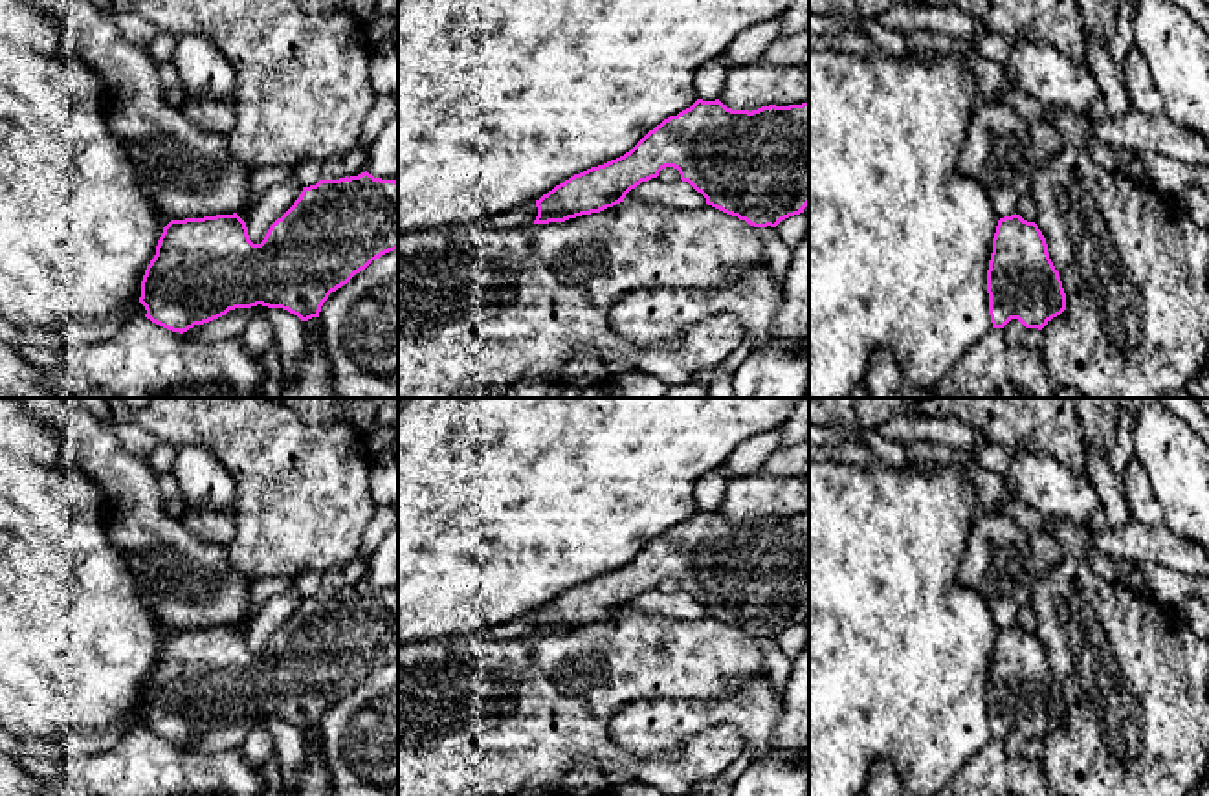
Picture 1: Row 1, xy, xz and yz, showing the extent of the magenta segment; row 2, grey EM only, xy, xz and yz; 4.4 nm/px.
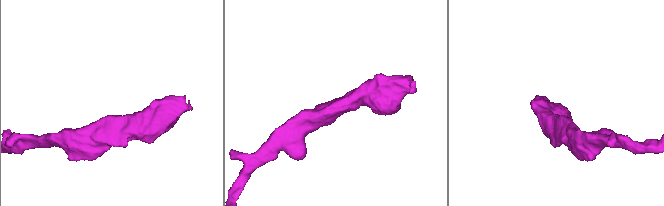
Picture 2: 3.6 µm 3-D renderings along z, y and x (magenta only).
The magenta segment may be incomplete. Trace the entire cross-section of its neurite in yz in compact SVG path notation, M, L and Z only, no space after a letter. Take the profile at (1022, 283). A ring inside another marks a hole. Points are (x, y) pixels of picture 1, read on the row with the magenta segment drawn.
M1016 213L998 220L987 293L993 328L1018 319L1026 328L1042 330L1066 310L1062 281L1035 222Z

